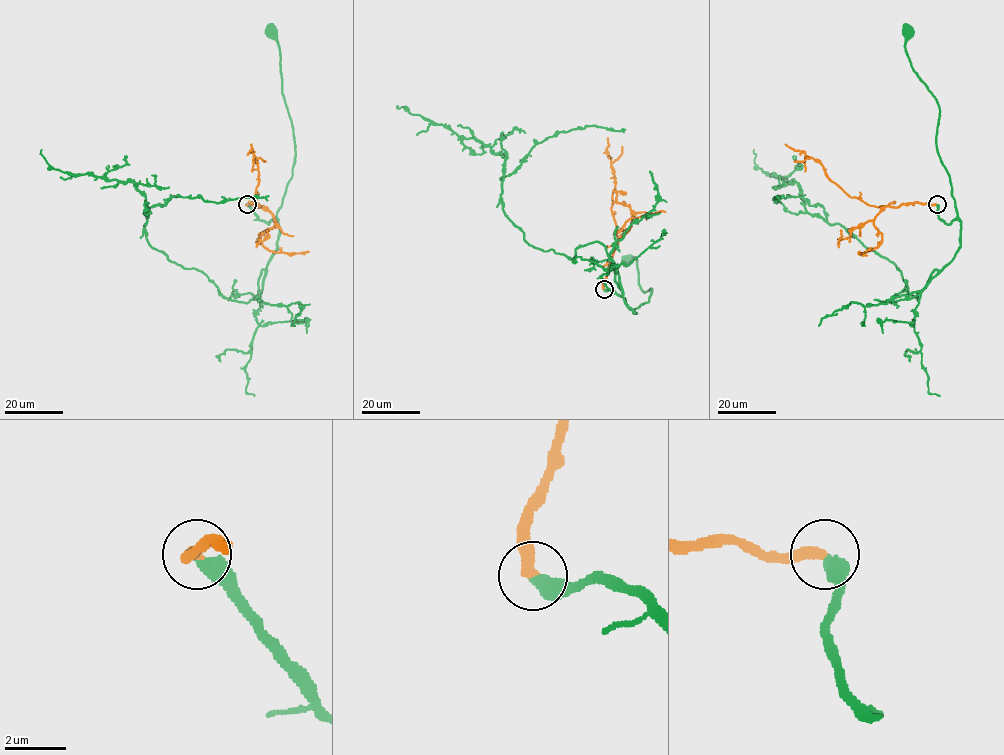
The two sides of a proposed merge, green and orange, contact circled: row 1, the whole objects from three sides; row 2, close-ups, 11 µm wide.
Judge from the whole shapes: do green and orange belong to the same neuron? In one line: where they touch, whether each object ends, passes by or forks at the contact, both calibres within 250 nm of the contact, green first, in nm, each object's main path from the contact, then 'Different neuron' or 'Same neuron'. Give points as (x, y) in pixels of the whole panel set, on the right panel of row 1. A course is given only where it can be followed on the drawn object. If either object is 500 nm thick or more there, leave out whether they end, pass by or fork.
Place: (937, 204). Thickness 500 nm (green) against 360 nm. Course of green: (937, 204), (938, 217), (946, 224), (957, 217), (936, 145), (939, 107), (913, 68), (906, 31). Course of orange: (937, 204), (870, 206), (847, 195), (830, 179), (819, 162), (785, 144). Same neuron

